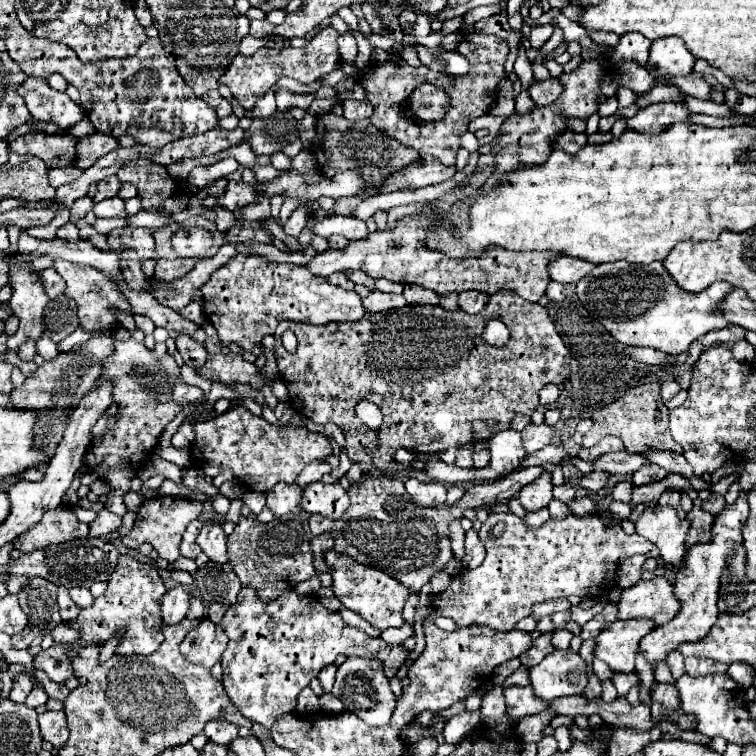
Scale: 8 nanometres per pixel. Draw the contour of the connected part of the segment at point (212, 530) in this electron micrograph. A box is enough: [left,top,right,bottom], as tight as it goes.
[198,522,228,564]

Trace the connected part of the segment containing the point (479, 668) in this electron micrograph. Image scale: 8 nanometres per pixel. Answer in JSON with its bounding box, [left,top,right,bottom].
[408,622,532,712]

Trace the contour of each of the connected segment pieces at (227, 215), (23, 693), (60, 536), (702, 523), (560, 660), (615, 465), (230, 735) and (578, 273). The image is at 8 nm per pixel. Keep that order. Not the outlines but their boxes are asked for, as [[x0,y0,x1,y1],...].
[[212,206,236,232],[10,674,32,704],[14,504,88,554],[686,506,714,548],[530,650,586,700],[594,450,652,476],[204,720,238,746],[548,256,596,284]]

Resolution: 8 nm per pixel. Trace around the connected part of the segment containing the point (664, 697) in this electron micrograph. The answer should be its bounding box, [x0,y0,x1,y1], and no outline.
[652,684,696,732]

